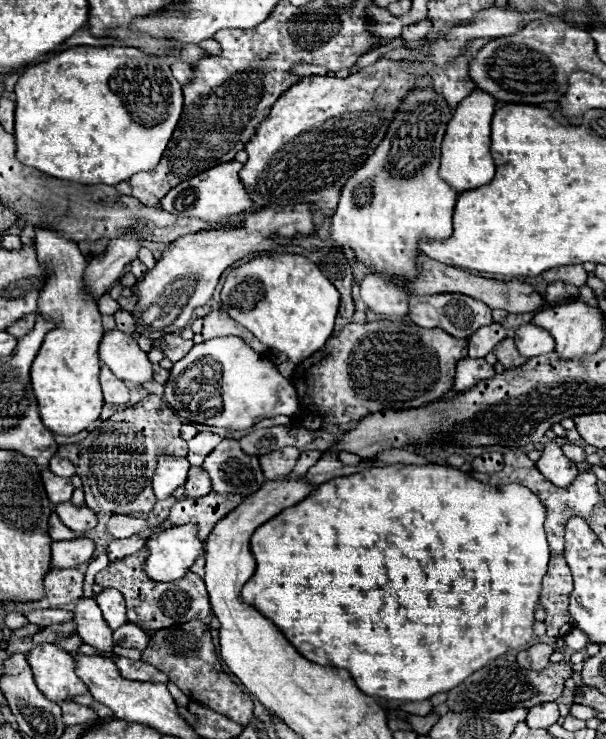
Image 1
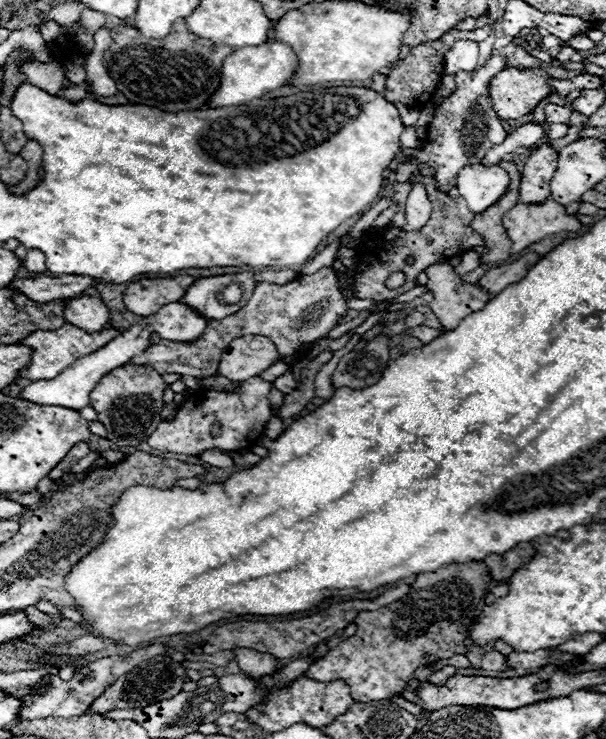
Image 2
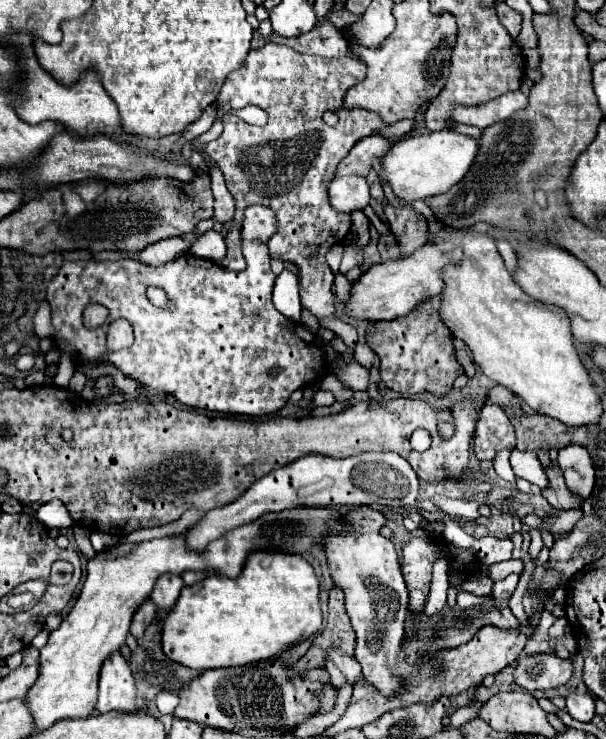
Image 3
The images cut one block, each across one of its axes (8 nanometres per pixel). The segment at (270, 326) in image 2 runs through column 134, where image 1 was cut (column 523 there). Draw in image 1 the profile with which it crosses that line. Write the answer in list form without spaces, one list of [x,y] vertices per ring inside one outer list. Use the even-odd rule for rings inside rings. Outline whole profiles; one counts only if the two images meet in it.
[[[512,338],[502,340],[502,344],[498,344],[498,348],[494,348],[494,354],[496,354],[498,362],[504,364],[504,368],[514,368],[514,366],[526,364],[526,358],[520,356],[518,348],[514,348],[514,340]]]

